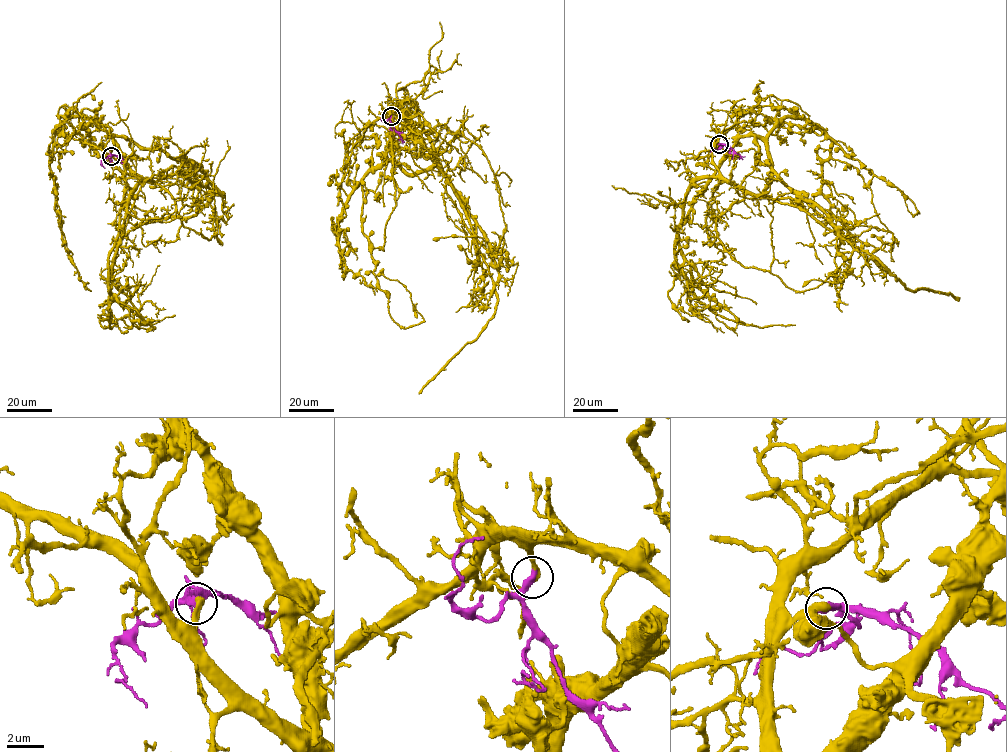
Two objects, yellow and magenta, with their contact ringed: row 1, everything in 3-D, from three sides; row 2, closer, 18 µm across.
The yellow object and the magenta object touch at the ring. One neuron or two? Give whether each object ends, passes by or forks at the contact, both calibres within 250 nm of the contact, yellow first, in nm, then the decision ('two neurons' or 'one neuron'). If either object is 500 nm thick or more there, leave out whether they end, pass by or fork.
yellow ends | magenta ends | 420/400 nm | one neuron

